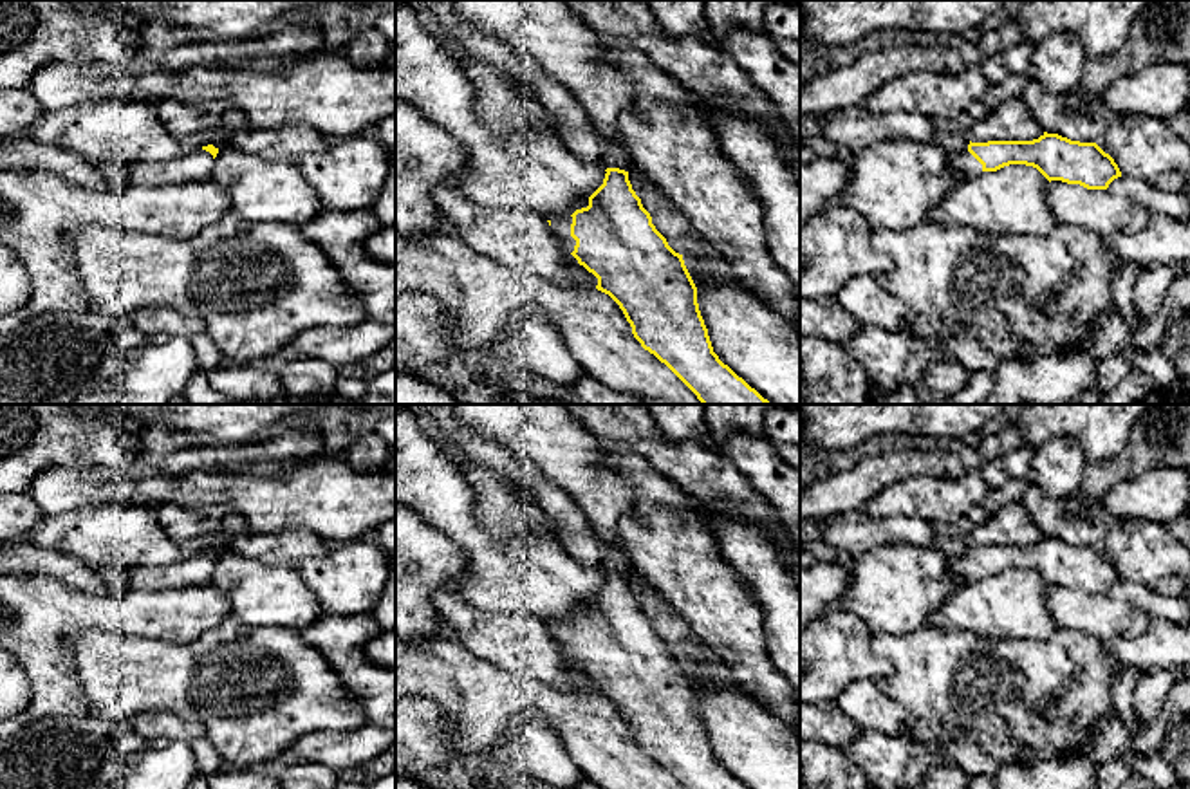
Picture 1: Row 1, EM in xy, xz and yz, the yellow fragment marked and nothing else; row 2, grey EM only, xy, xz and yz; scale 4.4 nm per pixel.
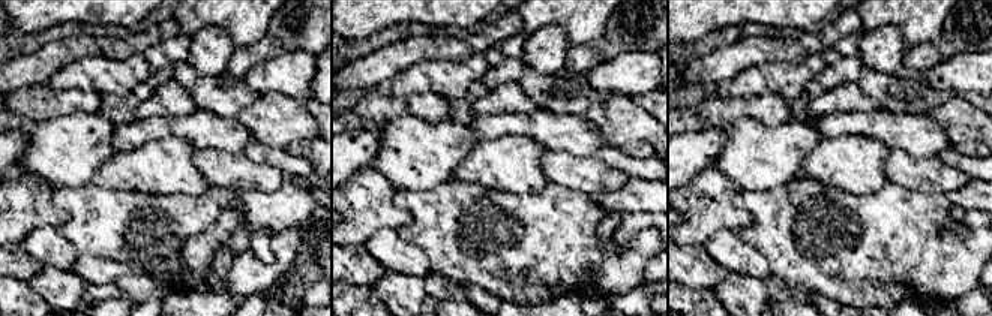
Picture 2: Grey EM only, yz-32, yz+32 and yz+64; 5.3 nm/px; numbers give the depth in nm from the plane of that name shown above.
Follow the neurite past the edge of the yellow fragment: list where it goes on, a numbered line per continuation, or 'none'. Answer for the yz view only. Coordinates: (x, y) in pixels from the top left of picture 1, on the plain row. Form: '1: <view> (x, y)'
1: yz (965, 567)

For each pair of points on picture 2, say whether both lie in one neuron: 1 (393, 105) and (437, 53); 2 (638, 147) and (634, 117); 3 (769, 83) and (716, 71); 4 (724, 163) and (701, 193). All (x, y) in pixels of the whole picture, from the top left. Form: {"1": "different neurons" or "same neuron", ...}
{"1": "different neurons", "2": "different neurons", "3": "different neurons", "4": "different neurons"}

